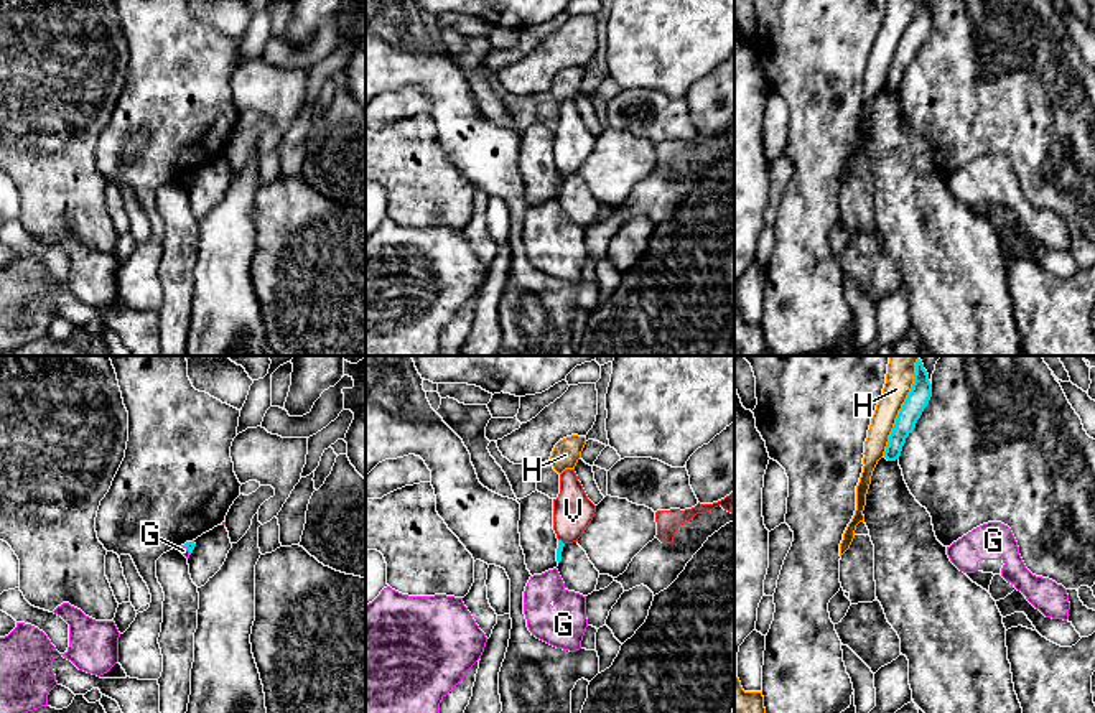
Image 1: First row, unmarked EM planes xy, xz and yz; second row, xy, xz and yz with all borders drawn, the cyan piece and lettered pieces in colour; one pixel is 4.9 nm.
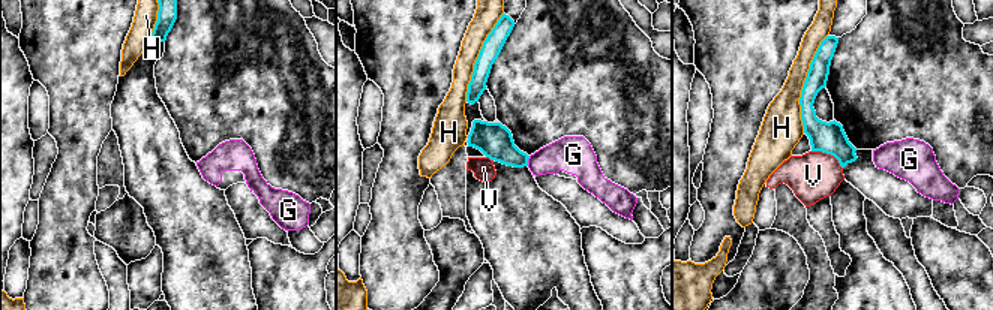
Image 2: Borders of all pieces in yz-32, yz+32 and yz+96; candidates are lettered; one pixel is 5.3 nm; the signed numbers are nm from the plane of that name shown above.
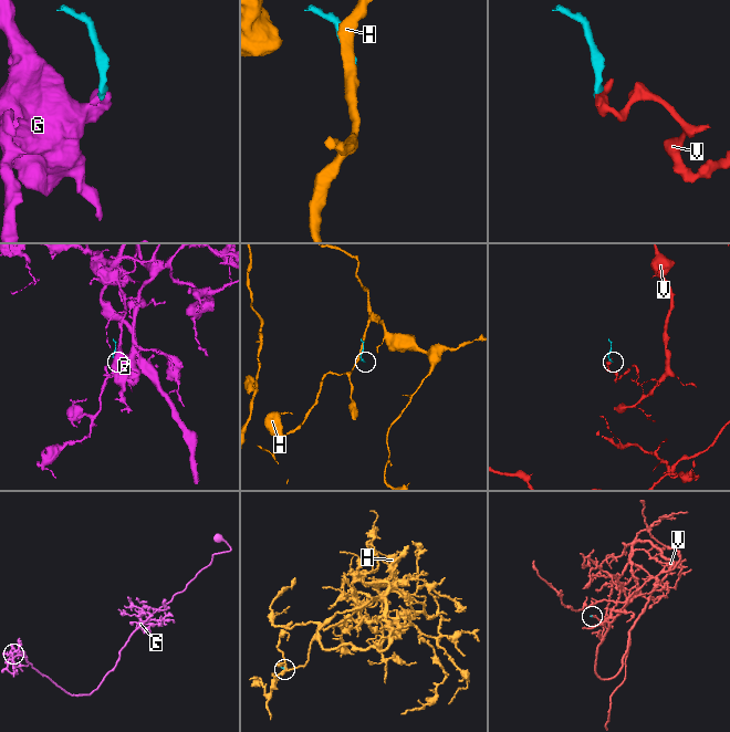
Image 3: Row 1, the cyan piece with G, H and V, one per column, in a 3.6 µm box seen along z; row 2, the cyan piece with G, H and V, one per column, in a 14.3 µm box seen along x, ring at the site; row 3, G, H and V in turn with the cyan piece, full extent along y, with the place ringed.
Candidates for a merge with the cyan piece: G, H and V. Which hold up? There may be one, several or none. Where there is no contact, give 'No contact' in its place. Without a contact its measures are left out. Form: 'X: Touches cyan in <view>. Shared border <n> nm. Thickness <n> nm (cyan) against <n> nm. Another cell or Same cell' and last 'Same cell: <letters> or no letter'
G: Touches cyan in xy. Shared border 60 nm. Thickness 50 nm (cyan) against 40 nm. Another cell
H: Touches cyan in yz. Shared border 500 nm. Thickness 110 nm (cyan) against 140 nm. Another cell
V: Touches cyan in xz. Shared border 40 nm. Thickness 30 nm (cyan) against 190 nm. Another cell
Same cell: no letter

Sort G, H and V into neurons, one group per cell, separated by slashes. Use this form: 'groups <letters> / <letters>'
groups G / H / V

